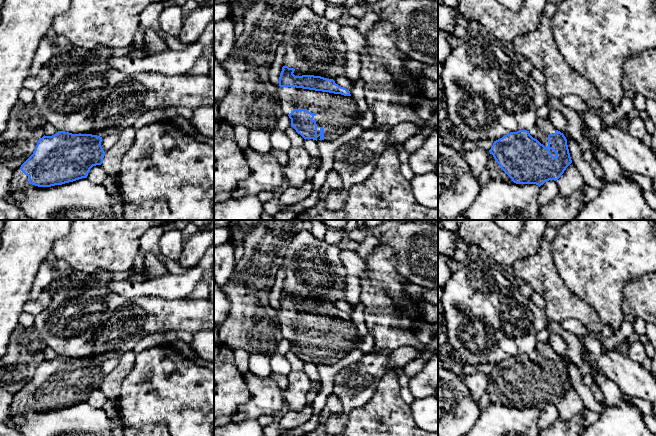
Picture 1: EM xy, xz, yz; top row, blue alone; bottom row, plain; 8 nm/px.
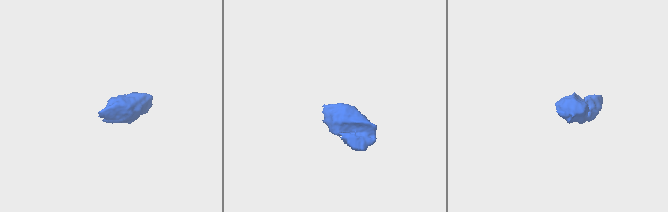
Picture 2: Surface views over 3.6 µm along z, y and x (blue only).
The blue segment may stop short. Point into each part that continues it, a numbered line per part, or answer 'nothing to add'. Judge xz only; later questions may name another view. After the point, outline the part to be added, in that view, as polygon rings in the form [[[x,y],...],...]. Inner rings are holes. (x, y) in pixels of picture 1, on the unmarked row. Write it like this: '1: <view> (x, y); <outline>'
1: xz (336, 337); [[[279,311],[278,321],[283,338],[289,339],[294,333],[307,333],[315,337],[317,365],[320,352],[324,352],[324,364],[336,364],[352,350],[359,347],[357,325],[352,320],[315,315],[296,311]]]

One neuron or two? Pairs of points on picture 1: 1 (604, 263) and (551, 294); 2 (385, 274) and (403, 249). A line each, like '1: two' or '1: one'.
1: two
2: two

